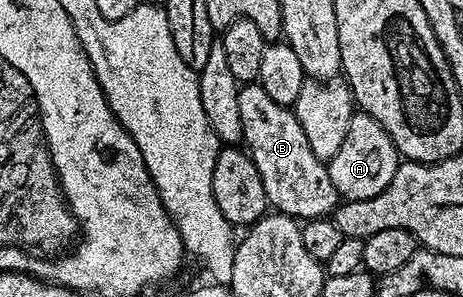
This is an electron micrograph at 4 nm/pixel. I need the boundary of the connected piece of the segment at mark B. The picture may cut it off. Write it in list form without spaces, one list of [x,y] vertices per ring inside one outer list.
[[[257,83],[243,84],[238,94],[242,141],[252,163],[256,163],[256,171],[260,171],[267,206],[295,219],[333,214],[340,198],[336,187],[332,187],[332,175],[326,170],[327,162],[316,159],[293,108],[276,103],[276,99],[272,99]]]

